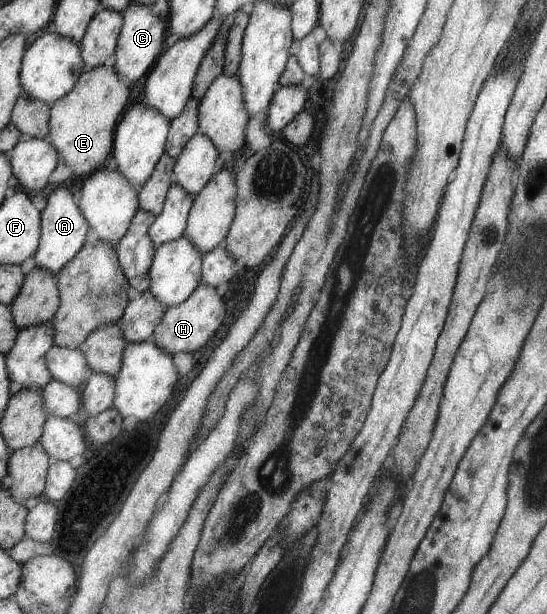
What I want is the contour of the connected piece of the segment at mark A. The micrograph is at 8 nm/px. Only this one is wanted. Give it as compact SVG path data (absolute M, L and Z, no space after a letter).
M57 187L53 193L47 193L47 196L42 213L42 245L32 259L32 265L47 268L56 275L86 245L91 229L80 205L75 203L75 197L67 187Z

